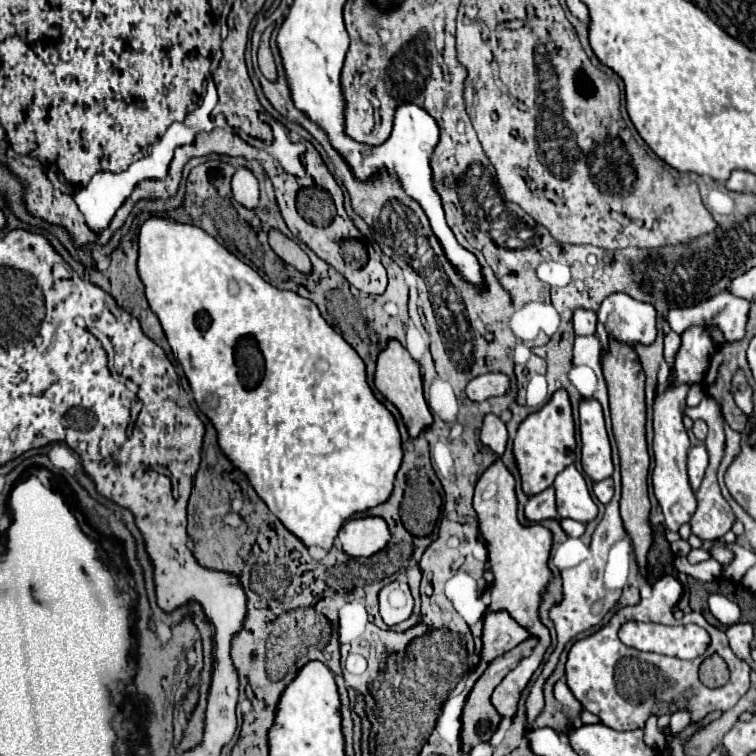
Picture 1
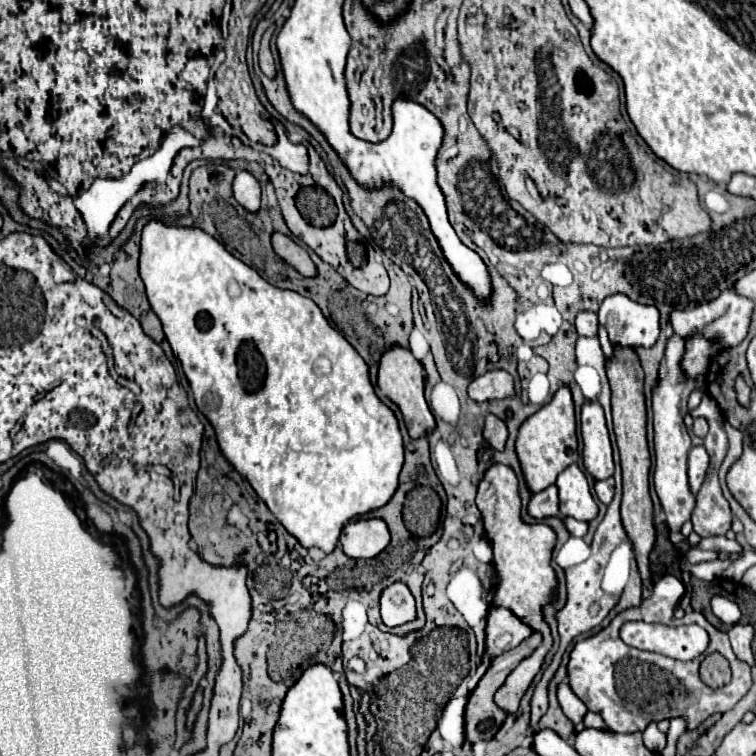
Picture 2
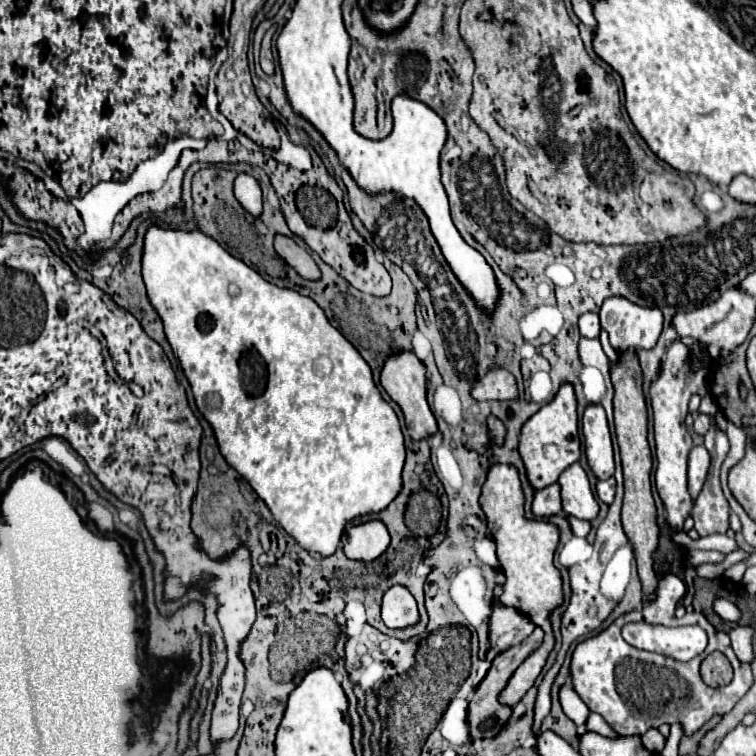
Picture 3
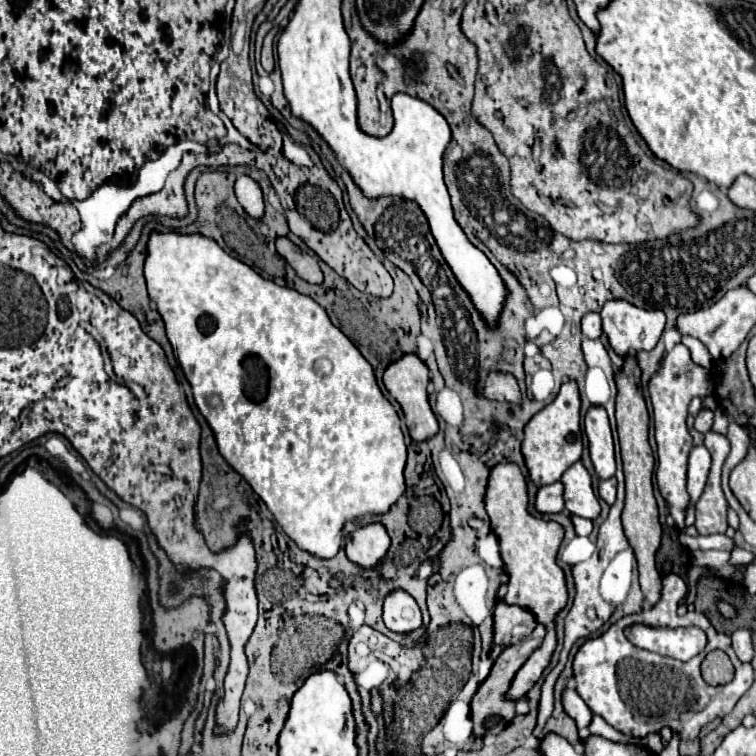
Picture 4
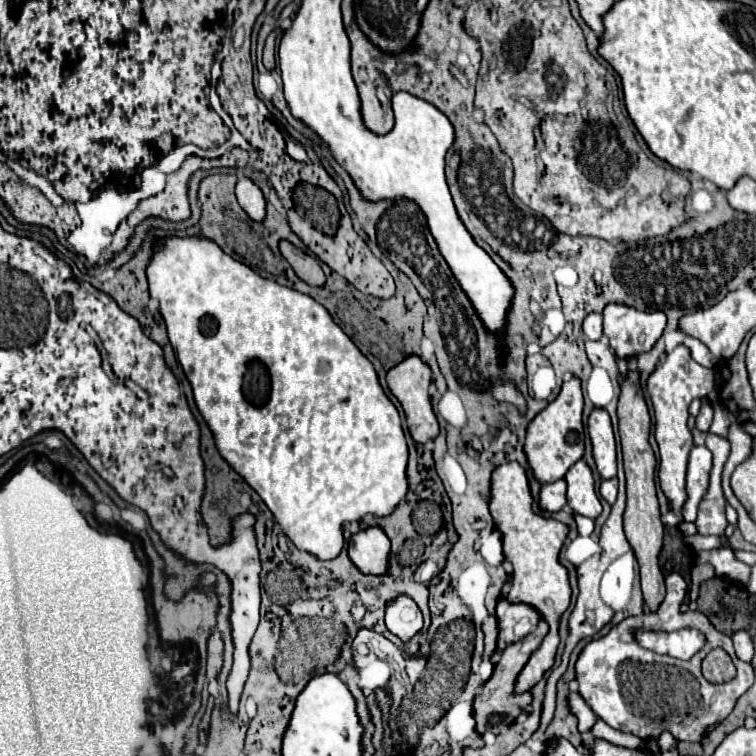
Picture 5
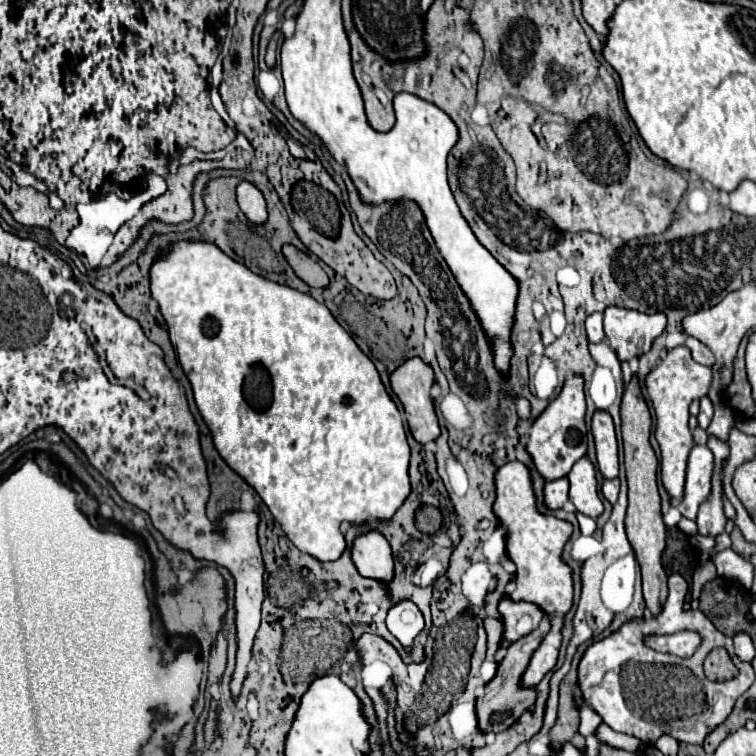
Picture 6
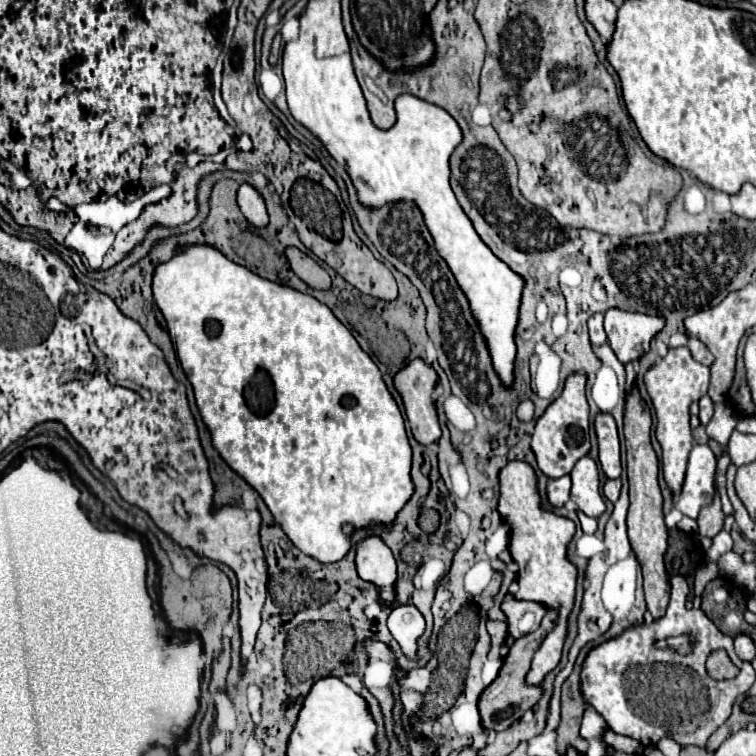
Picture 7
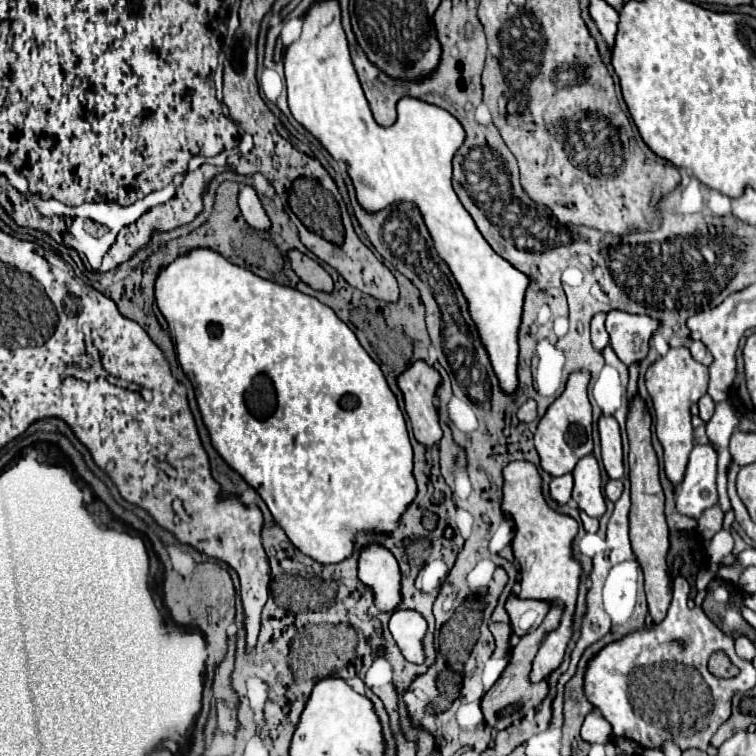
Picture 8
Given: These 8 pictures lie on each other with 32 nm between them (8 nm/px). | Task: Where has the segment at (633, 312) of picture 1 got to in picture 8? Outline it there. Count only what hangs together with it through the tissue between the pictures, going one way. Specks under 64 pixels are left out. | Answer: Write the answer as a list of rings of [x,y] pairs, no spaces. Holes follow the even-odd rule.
[[[618,310],[608,312],[606,318],[606,330],[612,340],[610,346],[626,366],[646,358],[648,340],[658,326],[658,320],[650,316],[638,316]]]

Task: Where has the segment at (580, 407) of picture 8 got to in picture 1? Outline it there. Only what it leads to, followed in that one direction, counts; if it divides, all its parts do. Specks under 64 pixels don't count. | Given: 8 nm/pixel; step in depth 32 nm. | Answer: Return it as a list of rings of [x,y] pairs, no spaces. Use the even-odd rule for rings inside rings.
[[[564,388],[552,394],[550,402],[546,402],[538,412],[530,414],[518,428],[514,438],[514,456],[522,476],[522,488],[528,496],[534,496],[548,486],[552,486],[554,478],[576,460],[576,428],[572,416],[570,396]]]

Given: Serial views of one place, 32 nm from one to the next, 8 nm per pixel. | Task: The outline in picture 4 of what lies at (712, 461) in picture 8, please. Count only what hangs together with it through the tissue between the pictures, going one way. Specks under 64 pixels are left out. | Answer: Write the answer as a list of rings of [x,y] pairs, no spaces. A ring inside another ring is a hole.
[[[694,446],[688,458],[688,494],[690,504],[686,508],[686,524],[694,524],[694,506],[704,492],[710,470],[710,452],[704,446]]]

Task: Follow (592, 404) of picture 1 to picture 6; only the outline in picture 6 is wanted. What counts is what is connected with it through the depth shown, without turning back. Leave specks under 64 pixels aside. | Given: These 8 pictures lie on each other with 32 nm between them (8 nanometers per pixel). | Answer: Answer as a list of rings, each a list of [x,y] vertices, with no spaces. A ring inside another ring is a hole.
[[[598,410],[592,418],[592,432],[596,440],[596,456],[598,468],[604,478],[616,478],[620,464],[618,464],[618,440],[612,416],[608,412]]]

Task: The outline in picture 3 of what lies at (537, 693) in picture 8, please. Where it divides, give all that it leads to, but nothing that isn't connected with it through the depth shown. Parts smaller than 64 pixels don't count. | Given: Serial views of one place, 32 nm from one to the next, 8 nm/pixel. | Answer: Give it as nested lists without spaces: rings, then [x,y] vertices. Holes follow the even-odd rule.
[[[536,628],[524,642],[520,642],[520,644],[504,650],[500,656],[494,658],[492,668],[488,670],[486,678],[484,678],[484,680],[480,682],[480,686],[476,688],[474,698],[470,700],[470,708],[468,708],[468,712],[470,712],[470,716],[468,716],[470,736],[472,736],[474,740],[478,740],[478,738],[492,738],[492,736],[496,736],[496,734],[506,726],[506,722],[508,722],[510,716],[512,716],[512,708],[508,708],[506,704],[500,704],[498,696],[500,696],[500,692],[504,690],[504,684],[508,684],[512,672],[542,644],[542,638],[544,638],[544,630],[542,630],[542,628]]]

